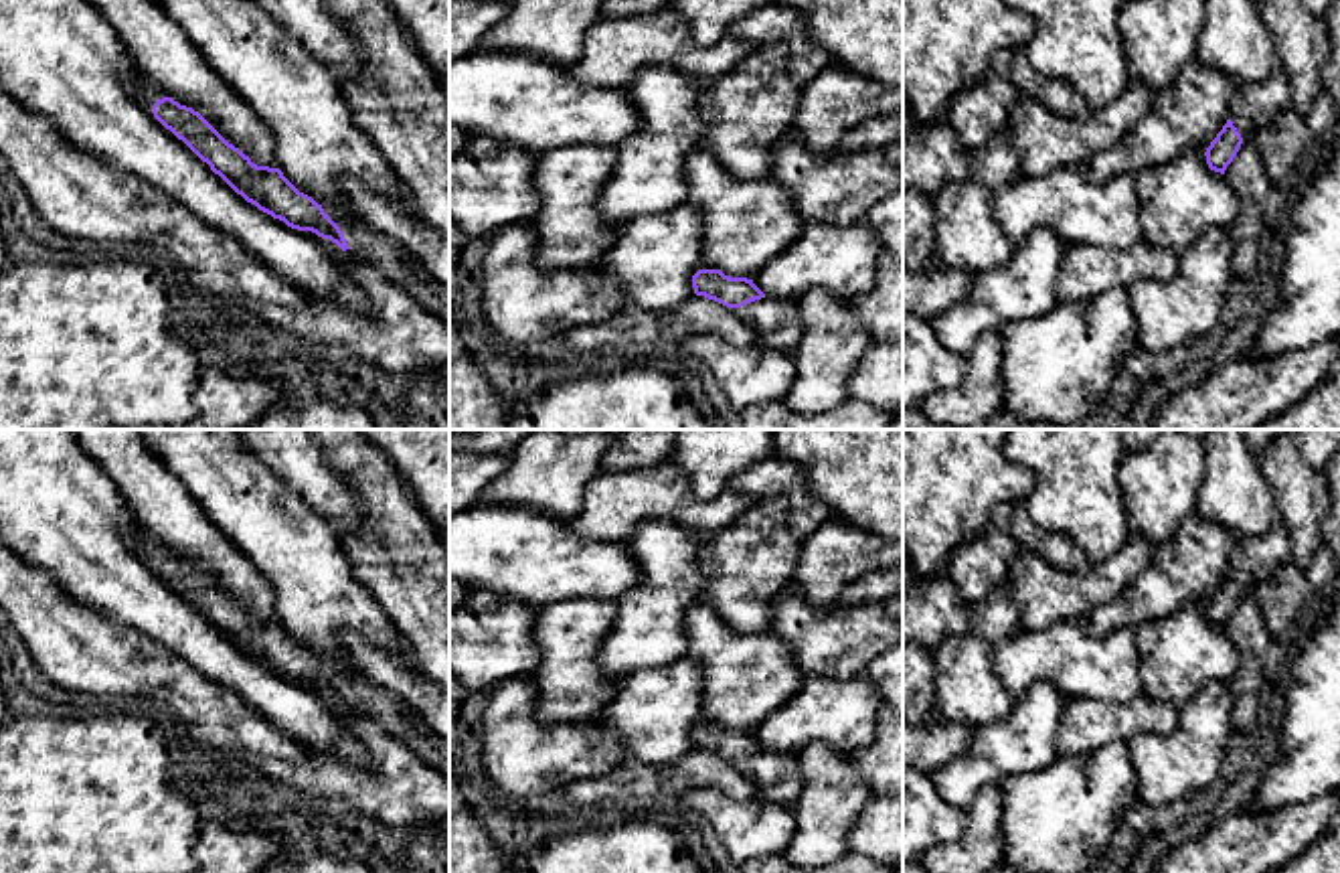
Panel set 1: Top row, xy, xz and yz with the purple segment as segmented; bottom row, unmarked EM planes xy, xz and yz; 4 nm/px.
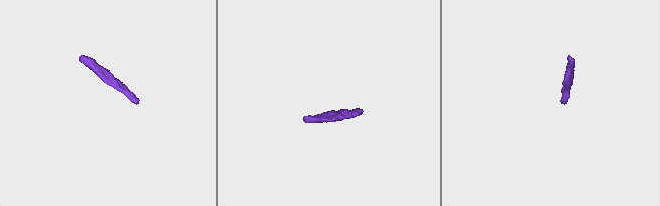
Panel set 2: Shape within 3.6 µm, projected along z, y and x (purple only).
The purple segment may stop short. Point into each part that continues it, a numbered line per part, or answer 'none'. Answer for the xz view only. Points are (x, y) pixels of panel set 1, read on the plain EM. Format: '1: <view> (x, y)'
1: xz (778, 778)

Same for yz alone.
1: yz (1251, 562)

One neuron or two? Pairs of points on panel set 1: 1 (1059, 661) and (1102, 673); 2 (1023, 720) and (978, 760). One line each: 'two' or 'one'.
1: one
2: one

